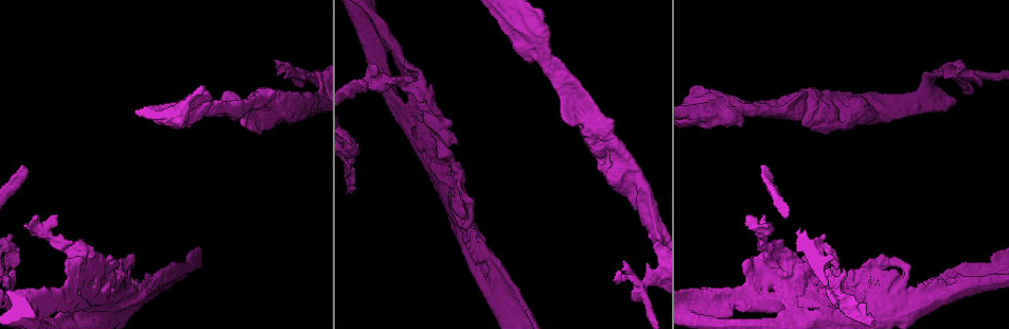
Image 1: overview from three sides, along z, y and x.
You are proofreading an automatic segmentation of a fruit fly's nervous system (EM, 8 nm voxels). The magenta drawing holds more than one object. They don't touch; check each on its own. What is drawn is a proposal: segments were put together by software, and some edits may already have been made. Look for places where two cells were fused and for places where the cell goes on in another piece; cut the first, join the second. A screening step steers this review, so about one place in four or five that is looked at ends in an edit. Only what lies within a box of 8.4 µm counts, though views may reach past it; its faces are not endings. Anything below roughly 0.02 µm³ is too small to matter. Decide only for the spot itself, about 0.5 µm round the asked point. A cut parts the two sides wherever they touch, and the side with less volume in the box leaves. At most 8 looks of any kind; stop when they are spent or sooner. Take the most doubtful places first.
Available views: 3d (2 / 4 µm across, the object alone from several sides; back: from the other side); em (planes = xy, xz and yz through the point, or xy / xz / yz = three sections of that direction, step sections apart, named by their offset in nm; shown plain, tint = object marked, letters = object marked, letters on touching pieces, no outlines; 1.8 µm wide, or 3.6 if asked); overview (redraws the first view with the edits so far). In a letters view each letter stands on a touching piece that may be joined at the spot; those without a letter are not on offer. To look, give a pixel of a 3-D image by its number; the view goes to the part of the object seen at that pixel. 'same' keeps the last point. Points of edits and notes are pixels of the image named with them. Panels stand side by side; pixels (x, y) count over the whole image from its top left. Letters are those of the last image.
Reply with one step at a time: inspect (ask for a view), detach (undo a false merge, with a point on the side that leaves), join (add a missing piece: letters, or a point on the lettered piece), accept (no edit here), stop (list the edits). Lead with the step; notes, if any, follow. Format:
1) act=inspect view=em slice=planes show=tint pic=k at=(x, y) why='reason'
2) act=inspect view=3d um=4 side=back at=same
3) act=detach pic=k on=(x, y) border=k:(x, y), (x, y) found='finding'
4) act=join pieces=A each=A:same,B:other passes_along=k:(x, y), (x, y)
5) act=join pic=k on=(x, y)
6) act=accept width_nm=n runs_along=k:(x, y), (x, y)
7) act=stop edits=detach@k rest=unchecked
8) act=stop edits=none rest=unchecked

act=inspect view=3d um=4 side=back pic=1 at=(355, 155) why='free end'

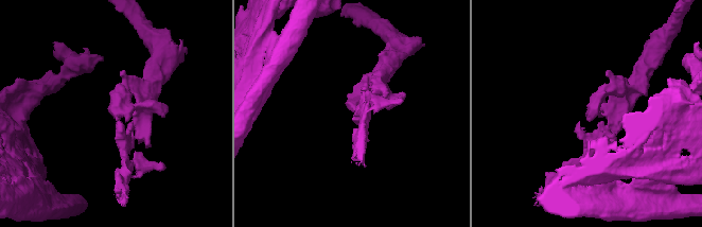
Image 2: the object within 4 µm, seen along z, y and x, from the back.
act=inspect view=em slice=yz step=8 show=tint pic=2 at=(116, 122)

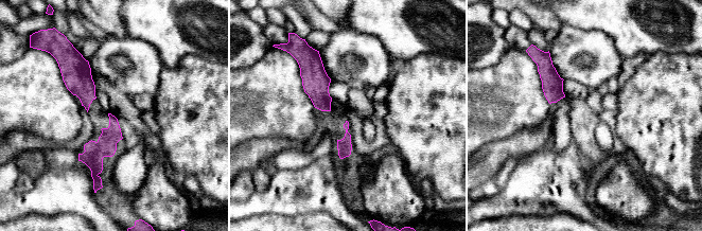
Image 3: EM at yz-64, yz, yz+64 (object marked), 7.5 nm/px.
act=inspect view=em slice=planes show=letters at=same why='cut it another way'

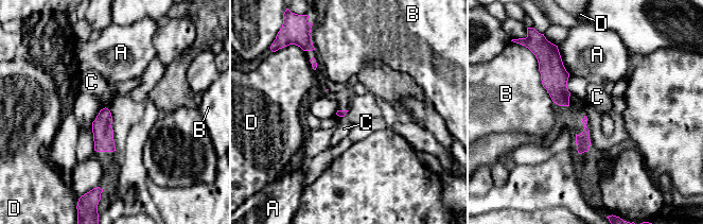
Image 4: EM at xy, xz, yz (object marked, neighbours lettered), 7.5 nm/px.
act=accept each=A:other,B:other,C:other,D:other border=4:(107, 107), (101, 109) found='no lettered piece goes on from it'

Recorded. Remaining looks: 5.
act=inspect view=3d um=2 pic=1 at=(614, 277) why='branch stops here'

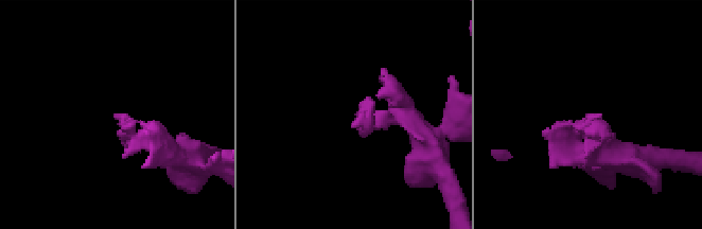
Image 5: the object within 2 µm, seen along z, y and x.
act=inspect view=em slice=xy step=8 show=letters pic=5 at=(600, 115)

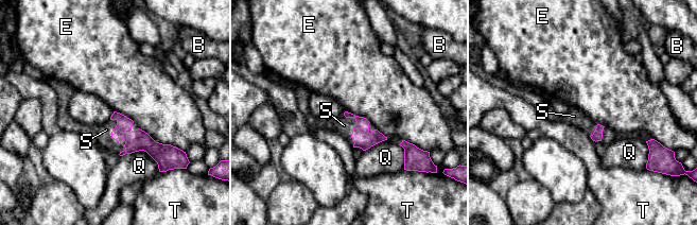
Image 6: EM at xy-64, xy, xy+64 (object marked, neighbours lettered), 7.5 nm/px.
act=inspect view=em slice=planes show=letters at=same why='cut it another way'

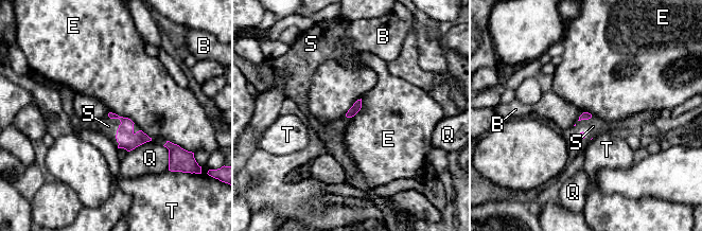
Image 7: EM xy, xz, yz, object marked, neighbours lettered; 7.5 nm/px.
act=join pieces=S each=B:other,E:other,Q:other,S:same,T:other passes_along=7:(125, 137), (119, 125), (108, 126) found='the cell continues'

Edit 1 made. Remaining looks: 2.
act=inspect view=em slice=planes show=letters pic=1 at=(892, 306) why='sudden change in width'

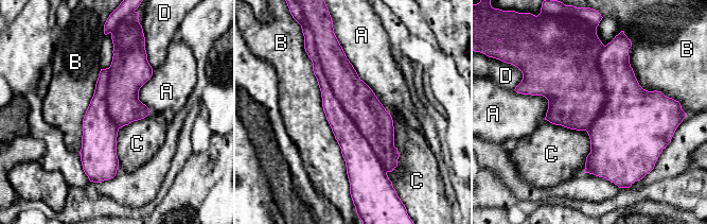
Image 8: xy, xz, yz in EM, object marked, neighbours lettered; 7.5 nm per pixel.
act=detach pic=8 on=(373, 121) width_nm=360 each=A:other,B:other,C:other,D:other border=8:(315, 47), (333, 95), (386, 172) found='a second cell is stuck on'

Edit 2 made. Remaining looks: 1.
act=stop edits=join@7,detach@8 rest=unchecked

